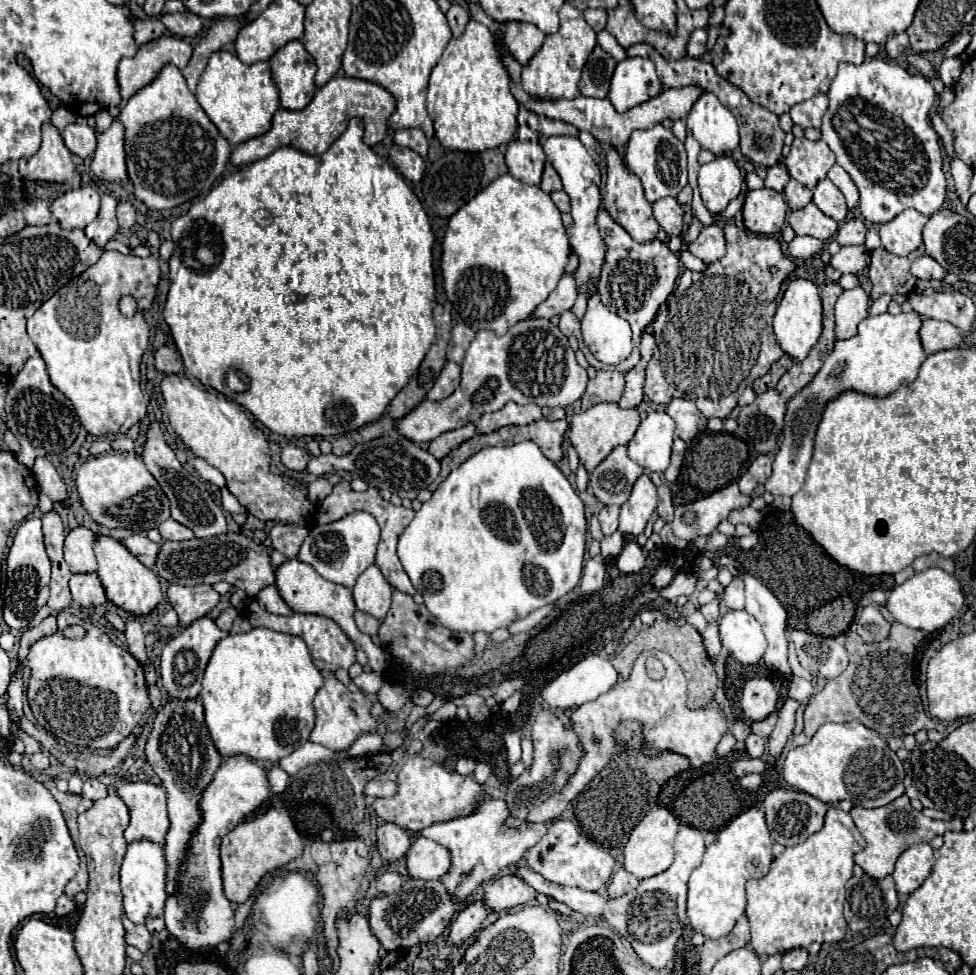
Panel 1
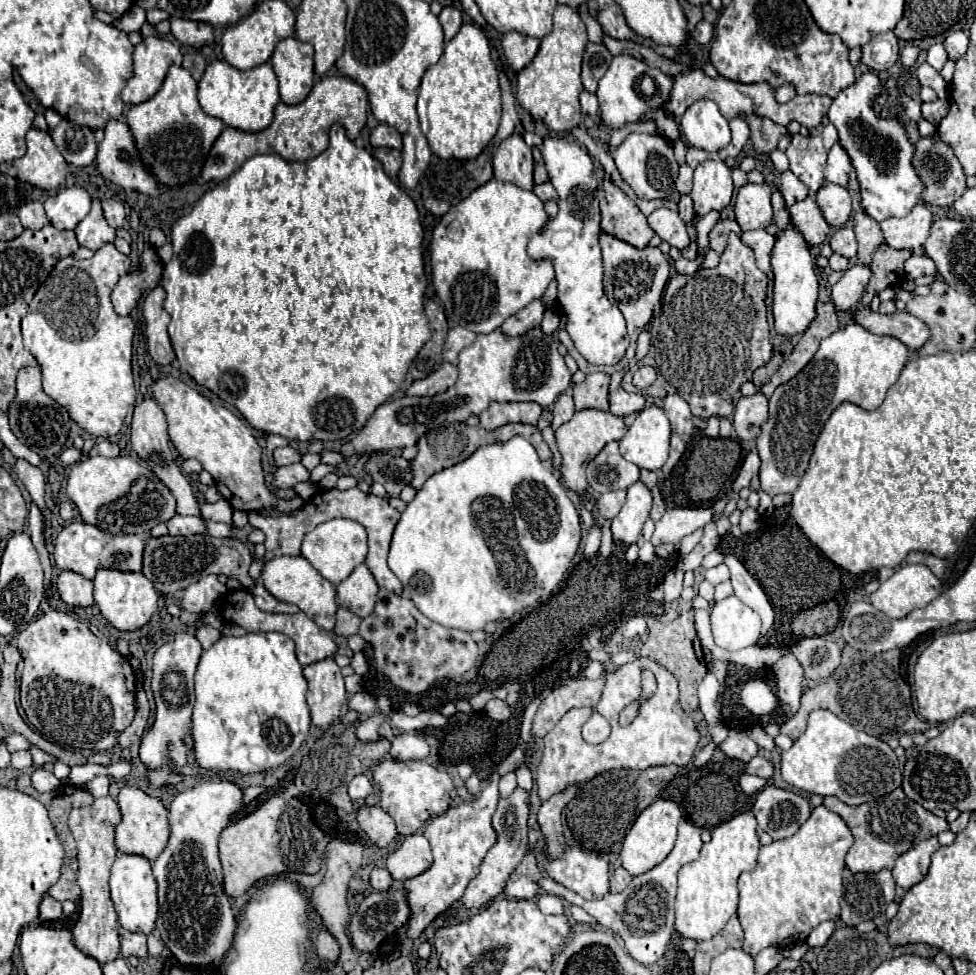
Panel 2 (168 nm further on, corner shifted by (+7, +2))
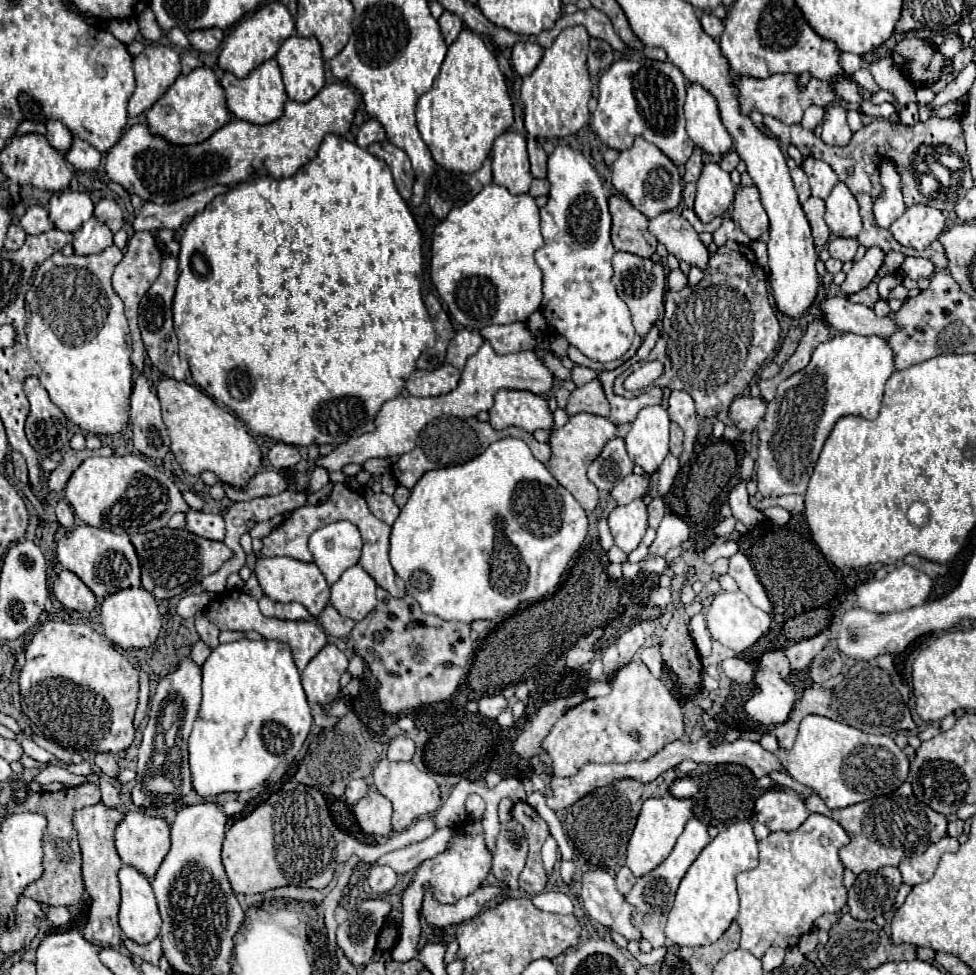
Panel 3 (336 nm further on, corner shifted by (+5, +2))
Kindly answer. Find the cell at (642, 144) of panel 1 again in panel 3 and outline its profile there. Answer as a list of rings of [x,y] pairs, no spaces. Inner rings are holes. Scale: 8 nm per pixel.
[[[642,137],[634,141],[632,149],[620,151],[620,157],[612,165],[612,185],[646,219],[654,219],[664,211],[676,209],[682,199],[682,185],[676,165],[656,145],[650,145]]]

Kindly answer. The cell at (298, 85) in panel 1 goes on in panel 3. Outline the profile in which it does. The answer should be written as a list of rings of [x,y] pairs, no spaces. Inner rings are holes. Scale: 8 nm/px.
[[[288,37],[280,45],[276,61],[292,101],[310,101],[326,83],[322,49],[316,37]]]

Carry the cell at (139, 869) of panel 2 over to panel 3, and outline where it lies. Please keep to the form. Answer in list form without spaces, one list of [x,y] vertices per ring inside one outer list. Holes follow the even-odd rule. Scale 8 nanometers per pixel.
[[[122,865],[118,877],[122,887],[122,903],[118,913],[120,929],[126,939],[140,945],[154,941],[160,933],[162,919],[148,879],[130,865]]]

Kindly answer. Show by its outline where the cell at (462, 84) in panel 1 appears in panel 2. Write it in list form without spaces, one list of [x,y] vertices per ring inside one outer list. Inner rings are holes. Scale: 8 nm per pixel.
[[[464,23],[460,33],[446,43],[440,61],[426,69],[418,93],[418,113],[426,111],[430,149],[442,159],[472,159],[490,143],[500,123],[500,77],[490,57],[490,43],[476,23]]]

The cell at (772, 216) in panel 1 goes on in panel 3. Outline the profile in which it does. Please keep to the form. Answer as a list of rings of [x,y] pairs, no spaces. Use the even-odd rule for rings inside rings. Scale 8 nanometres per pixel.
[[[754,185],[738,187],[732,219],[750,239],[760,239],[760,235],[768,231],[768,215],[760,203],[760,195]]]

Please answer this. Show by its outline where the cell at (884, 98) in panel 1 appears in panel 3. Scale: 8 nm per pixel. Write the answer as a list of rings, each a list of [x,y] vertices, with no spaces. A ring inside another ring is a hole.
[[[890,159],[880,161],[880,181],[884,185],[884,191],[874,203],[874,217],[876,217],[878,227],[888,229],[898,217],[902,217],[902,213],[906,209],[902,191],[900,191],[902,181]]]

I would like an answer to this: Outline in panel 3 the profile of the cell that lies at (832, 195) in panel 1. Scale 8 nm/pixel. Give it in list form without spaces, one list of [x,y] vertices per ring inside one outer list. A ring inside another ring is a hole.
[[[838,183],[826,199],[826,223],[838,237],[858,237],[862,231],[862,219],[858,203],[844,183]]]

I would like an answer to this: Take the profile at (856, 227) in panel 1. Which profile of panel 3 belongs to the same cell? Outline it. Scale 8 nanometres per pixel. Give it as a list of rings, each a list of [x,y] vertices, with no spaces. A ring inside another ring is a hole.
[[[836,237],[836,239],[832,239],[830,245],[828,245],[830,257],[840,259],[842,263],[852,261],[854,255],[856,255],[856,249],[858,249],[858,241],[856,241],[856,239],[846,239],[846,237]]]

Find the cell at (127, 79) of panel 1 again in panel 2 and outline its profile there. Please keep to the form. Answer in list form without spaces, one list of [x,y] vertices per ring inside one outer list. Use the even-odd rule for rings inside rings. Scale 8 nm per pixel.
[[[146,37],[134,47],[132,77],[122,89],[122,101],[136,105],[150,99],[162,85],[168,67],[182,63],[182,51],[166,37]]]

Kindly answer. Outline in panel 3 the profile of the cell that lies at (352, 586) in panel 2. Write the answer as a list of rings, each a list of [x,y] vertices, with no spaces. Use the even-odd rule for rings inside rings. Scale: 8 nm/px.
[[[354,565],[330,587],[330,603],[342,617],[360,621],[376,607],[376,583],[360,565]]]

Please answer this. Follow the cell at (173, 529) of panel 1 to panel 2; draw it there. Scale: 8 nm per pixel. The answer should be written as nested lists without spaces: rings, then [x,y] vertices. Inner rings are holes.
[[[174,515],[168,523],[168,535],[196,535],[204,533],[204,521],[198,517],[182,517]]]

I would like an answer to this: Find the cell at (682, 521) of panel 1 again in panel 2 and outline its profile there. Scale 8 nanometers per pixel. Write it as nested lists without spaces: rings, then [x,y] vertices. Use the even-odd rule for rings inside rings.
[[[674,507],[664,513],[664,517],[656,523],[652,545],[660,543],[678,543],[682,537],[702,529],[708,521],[712,521],[712,507]]]

